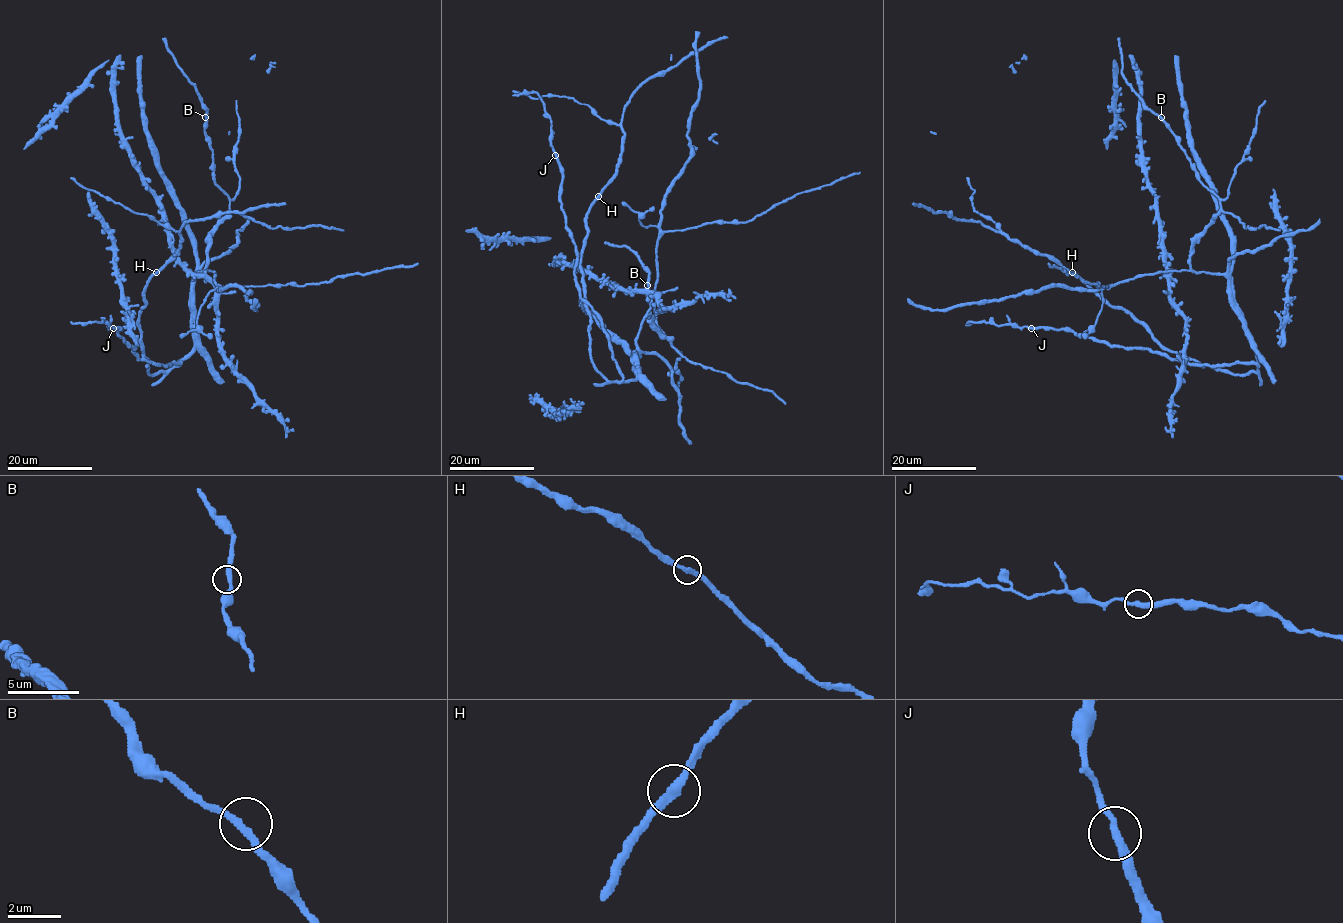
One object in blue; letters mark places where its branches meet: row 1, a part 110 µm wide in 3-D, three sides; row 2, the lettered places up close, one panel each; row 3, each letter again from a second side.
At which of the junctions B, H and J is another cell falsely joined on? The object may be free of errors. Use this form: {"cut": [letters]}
{"cut": []}

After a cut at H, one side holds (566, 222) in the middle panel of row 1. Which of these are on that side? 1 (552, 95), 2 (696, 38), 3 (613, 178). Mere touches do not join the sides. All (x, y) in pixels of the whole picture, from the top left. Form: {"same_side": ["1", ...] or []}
{"same_side": ["2"]}

